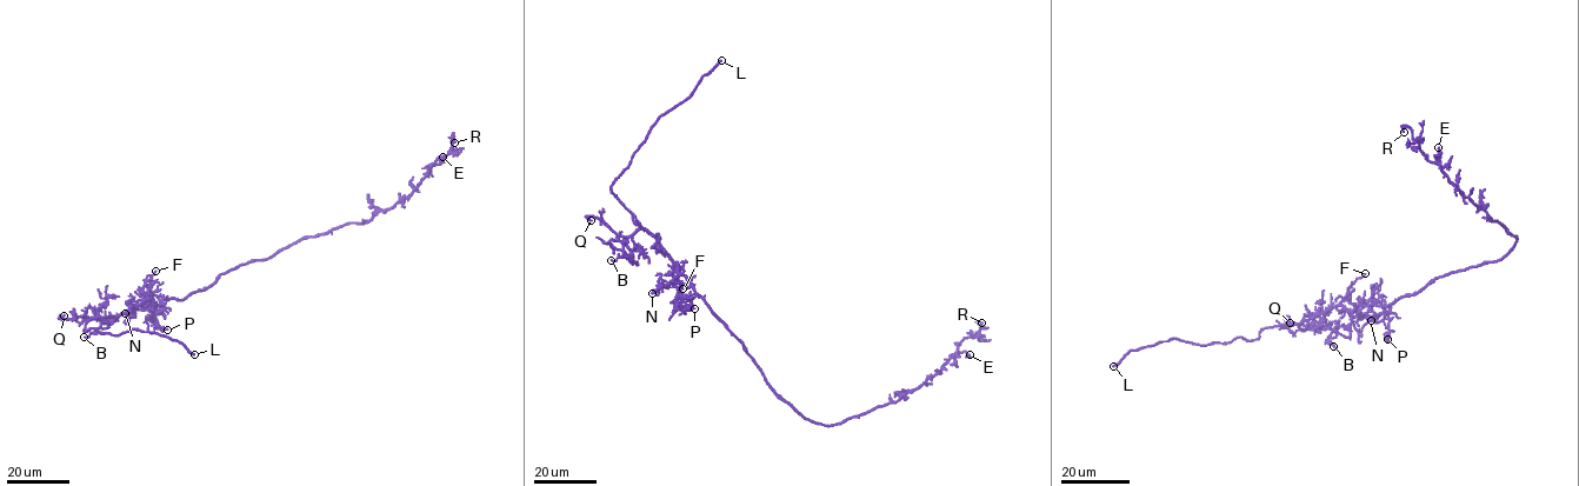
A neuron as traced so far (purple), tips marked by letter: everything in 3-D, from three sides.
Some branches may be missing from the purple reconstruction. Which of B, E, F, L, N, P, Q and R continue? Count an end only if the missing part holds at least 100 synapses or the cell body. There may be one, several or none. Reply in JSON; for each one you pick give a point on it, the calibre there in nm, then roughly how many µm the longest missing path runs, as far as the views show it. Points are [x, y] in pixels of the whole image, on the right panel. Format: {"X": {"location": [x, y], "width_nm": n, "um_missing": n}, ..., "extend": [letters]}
{"L": {"location": [1113, 366], "width_nm": 220, "um_missing": 20}, "extend": ["L"]}

